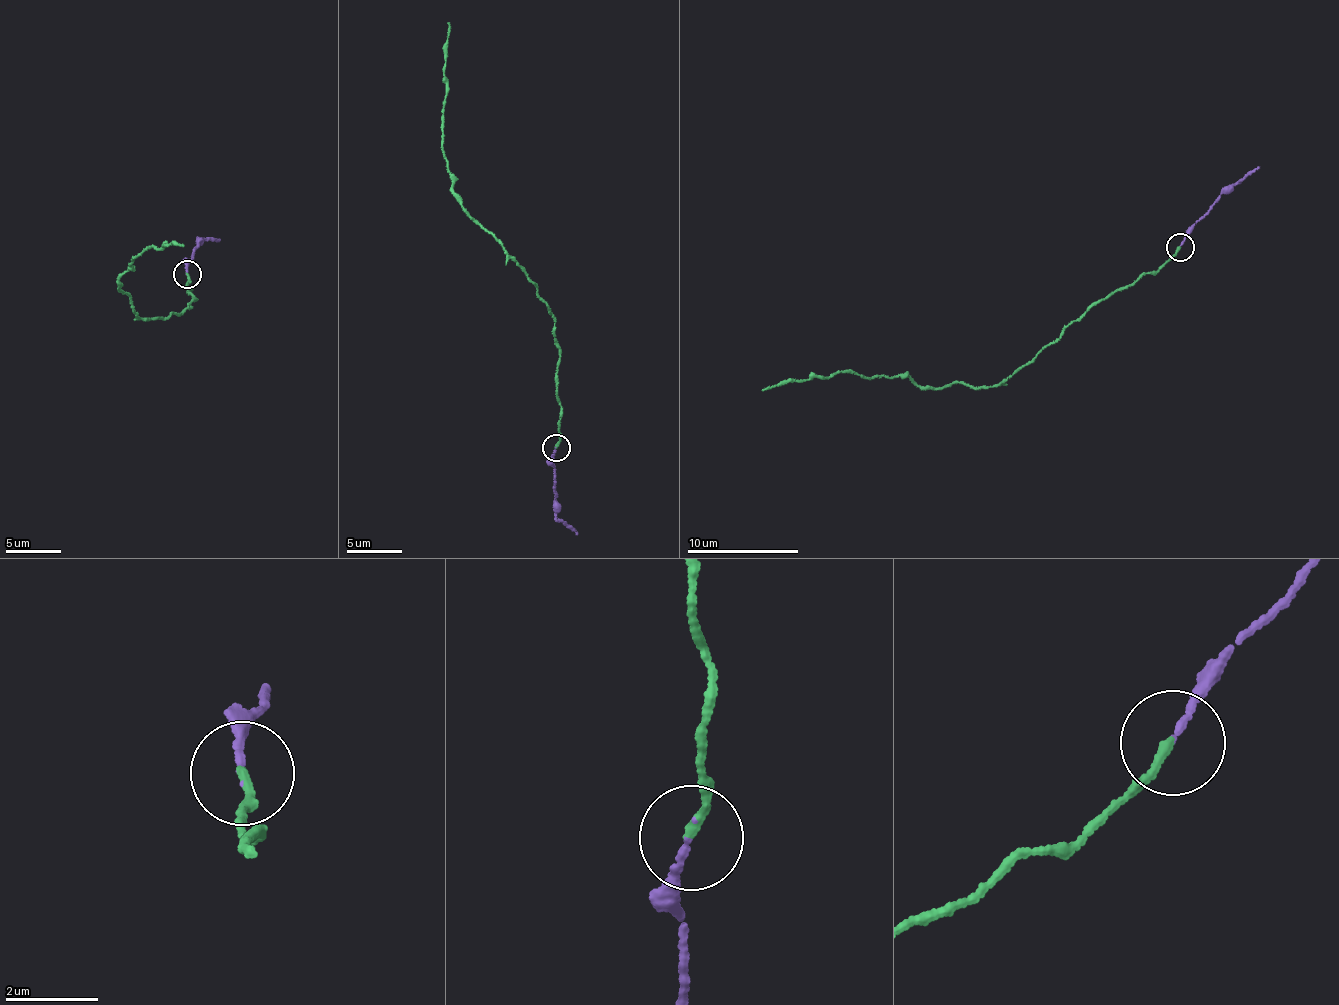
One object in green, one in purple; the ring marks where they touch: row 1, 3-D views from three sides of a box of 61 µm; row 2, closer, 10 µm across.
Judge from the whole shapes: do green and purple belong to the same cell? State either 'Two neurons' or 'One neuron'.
One neuron

